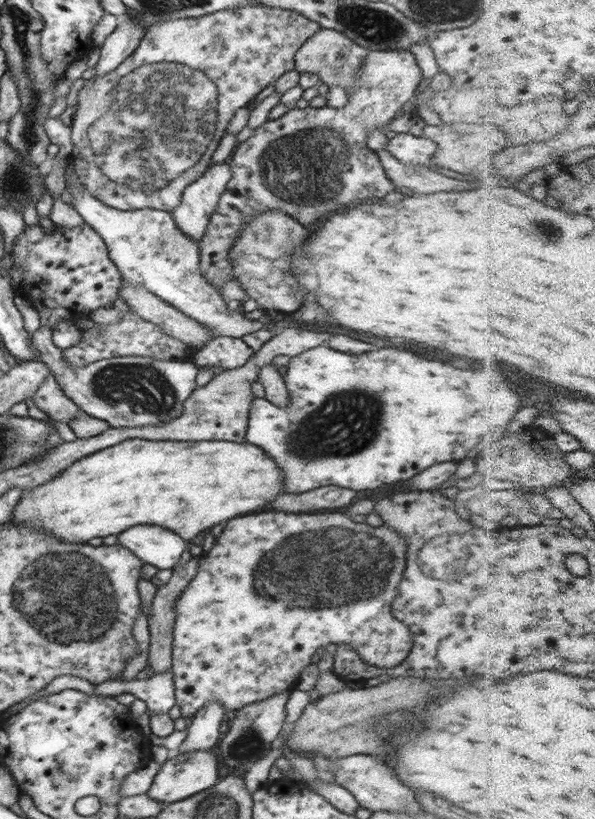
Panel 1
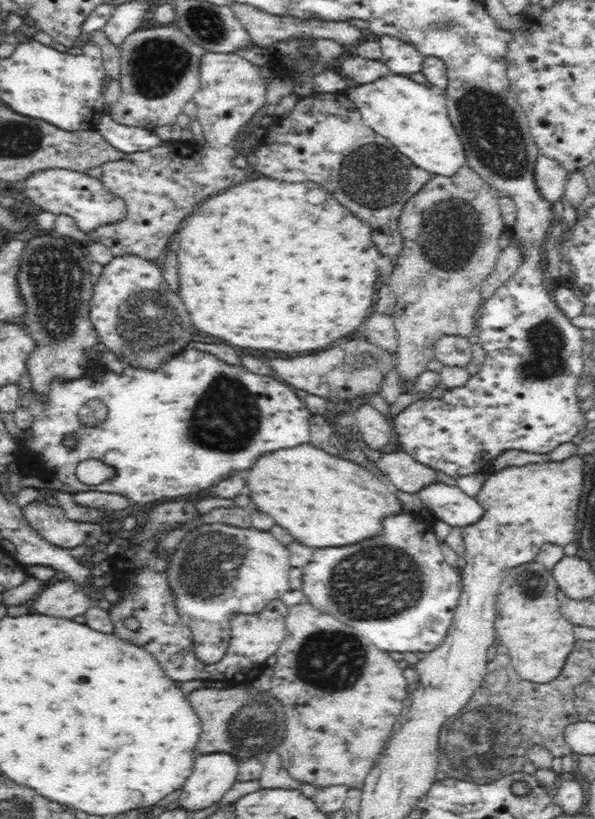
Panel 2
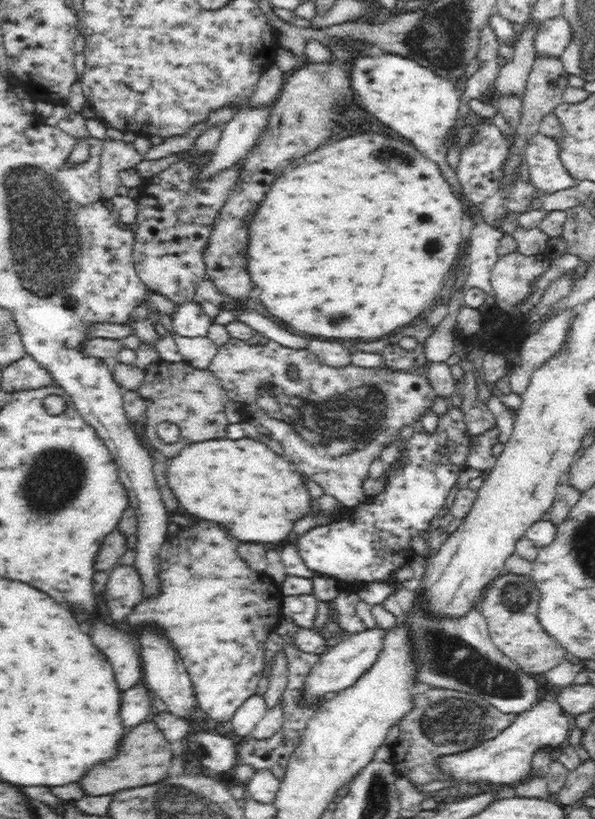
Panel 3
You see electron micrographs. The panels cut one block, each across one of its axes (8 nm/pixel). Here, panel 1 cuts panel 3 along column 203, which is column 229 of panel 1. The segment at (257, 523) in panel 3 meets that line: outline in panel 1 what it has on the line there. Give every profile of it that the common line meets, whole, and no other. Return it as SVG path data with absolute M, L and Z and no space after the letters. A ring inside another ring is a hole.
M131 439L84 456L66 468L58 478L24 490L9 522L23 528L44 530L62 542L87 543L90 538L120 534L134 524L162 524L186 541L200 532L266 506L282 492L282 472L260 446L224 440L170 441Z

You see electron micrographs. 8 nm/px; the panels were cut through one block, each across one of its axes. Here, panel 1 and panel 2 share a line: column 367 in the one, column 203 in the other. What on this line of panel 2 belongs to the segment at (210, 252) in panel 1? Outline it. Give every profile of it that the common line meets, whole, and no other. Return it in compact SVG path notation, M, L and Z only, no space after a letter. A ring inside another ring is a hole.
M206 52L200 62L200 88L193 101L197 107L197 120L201 123L203 132L202 143L195 142L164 142L161 145L142 152L125 154L117 161L105 162L101 165L102 174L99 178L103 185L117 198L126 203L127 215L118 222L106 223L98 226L89 235L89 241L103 244L117 256L136 255L146 260L157 262L168 251L167 246L175 238L181 222L188 217L195 207L216 194L218 190L230 188L234 184L245 182L246 178L254 175L249 168L238 168L232 160L239 155L238 140L246 128L246 124L254 118L260 107L266 104L266 89L270 80L276 76L272 62L257 66L244 59L237 53L210 53Z

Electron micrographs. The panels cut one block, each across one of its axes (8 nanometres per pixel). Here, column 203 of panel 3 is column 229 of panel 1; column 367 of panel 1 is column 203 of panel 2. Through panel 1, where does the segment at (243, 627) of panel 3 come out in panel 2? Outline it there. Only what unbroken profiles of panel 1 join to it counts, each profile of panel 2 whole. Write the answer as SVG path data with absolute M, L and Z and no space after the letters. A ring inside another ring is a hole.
M204 523L185 534L169 556L169 588L182 622L192 633L192 652L204 664L224 658L230 642L230 618L234 614L258 614L266 605L290 591L290 553L270 532L254 527L231 527L224 523Z

